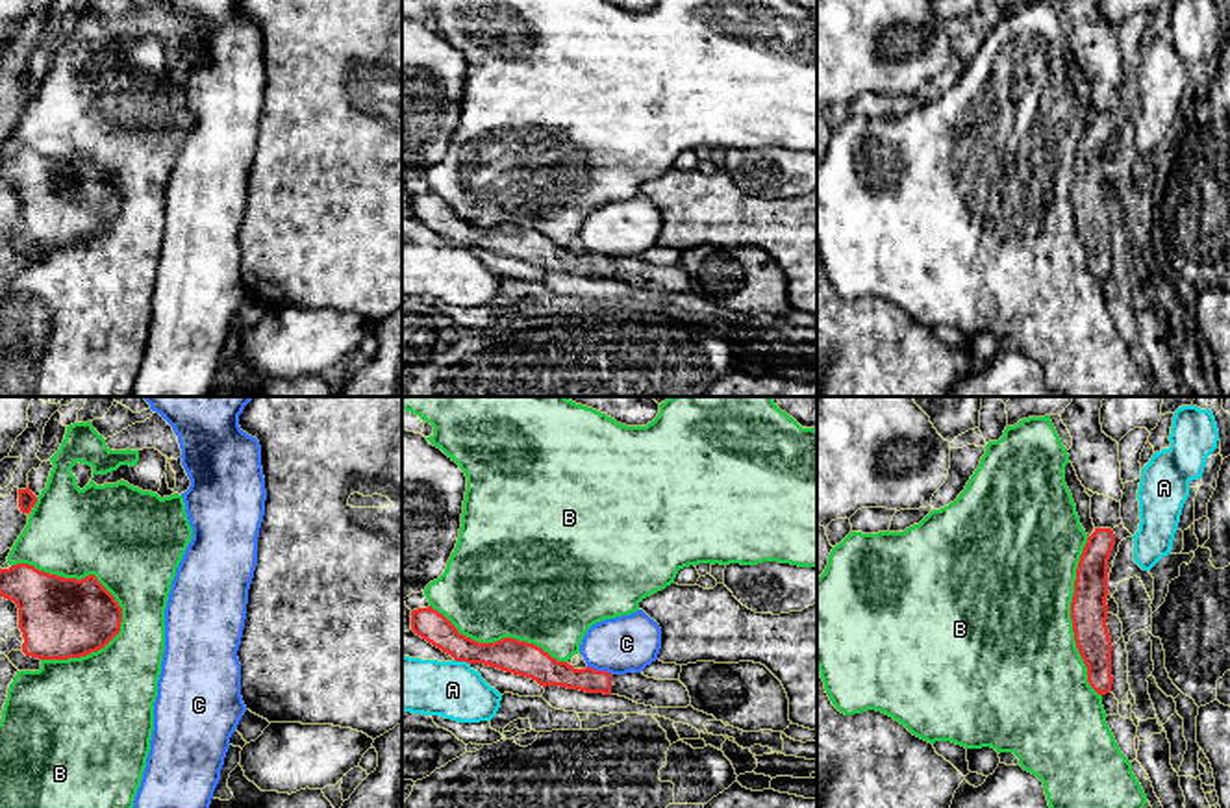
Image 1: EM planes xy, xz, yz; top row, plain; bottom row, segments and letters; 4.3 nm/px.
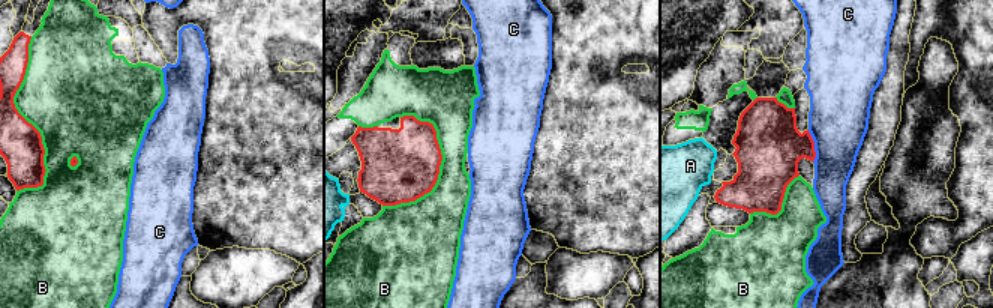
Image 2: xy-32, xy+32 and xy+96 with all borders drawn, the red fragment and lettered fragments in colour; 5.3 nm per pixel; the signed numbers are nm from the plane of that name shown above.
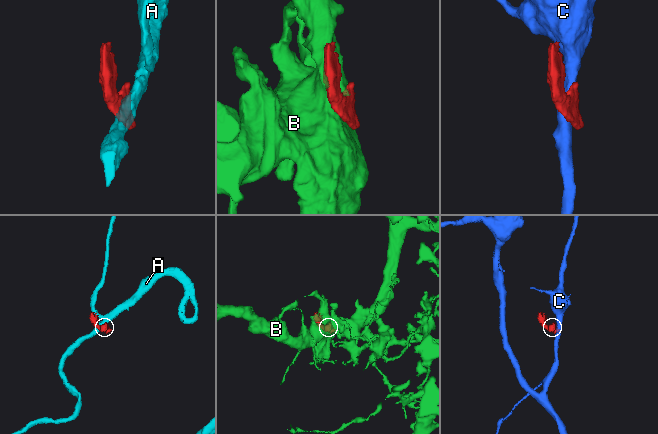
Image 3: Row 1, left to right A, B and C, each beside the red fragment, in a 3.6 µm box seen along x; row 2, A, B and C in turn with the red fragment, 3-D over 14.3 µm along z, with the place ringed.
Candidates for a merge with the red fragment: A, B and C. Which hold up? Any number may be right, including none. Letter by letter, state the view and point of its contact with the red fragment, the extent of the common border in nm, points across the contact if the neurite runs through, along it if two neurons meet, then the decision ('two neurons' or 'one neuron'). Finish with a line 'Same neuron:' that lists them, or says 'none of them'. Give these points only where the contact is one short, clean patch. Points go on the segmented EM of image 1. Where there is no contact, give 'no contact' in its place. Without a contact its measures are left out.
A: contact xz (462, 660); length 70 nm; border xz (454, 658), (467, 664); two neurons
B: contact xy (82, 579); length 550 nm; two neurons
C: contact xz (601, 671); length 120 nm; border xz (588, 666), (612, 673); two neurons
Same neuron: none of them

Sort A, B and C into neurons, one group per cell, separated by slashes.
A / B / C

